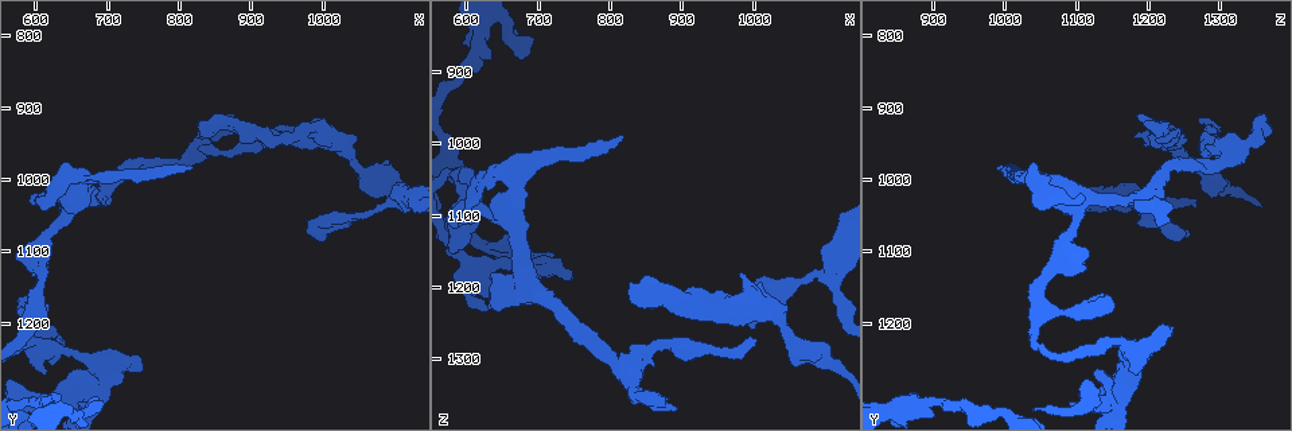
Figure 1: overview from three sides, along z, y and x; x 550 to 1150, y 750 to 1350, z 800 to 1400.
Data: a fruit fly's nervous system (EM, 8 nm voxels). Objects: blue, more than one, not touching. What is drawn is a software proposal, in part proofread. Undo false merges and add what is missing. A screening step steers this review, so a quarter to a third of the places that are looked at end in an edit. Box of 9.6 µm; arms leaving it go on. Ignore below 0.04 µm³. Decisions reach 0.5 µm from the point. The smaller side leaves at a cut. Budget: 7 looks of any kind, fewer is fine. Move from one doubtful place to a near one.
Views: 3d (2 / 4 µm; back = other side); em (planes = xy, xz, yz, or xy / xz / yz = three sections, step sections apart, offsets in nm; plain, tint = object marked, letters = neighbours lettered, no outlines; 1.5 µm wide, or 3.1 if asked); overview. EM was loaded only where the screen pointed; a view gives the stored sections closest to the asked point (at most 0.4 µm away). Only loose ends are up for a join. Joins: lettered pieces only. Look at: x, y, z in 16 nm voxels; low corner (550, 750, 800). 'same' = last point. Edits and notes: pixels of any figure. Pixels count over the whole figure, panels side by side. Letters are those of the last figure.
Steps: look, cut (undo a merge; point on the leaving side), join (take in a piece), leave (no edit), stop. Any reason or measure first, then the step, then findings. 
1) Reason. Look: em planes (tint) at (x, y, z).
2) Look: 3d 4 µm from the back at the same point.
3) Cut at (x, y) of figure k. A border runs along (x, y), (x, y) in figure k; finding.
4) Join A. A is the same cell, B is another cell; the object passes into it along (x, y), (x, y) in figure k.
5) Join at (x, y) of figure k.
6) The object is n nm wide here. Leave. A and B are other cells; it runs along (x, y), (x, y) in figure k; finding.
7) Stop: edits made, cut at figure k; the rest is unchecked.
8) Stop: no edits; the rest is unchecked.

Look: em planes (tint) at (610, 1270, 1185).

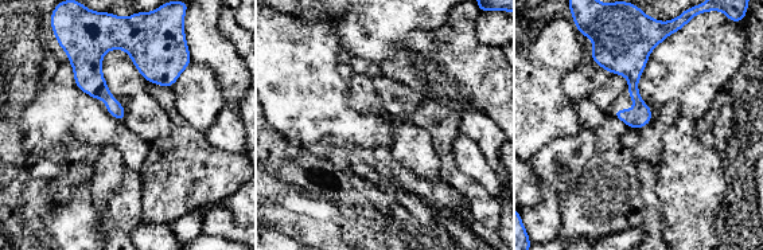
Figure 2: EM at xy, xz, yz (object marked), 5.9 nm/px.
Look: em planes (letters) at the same point.

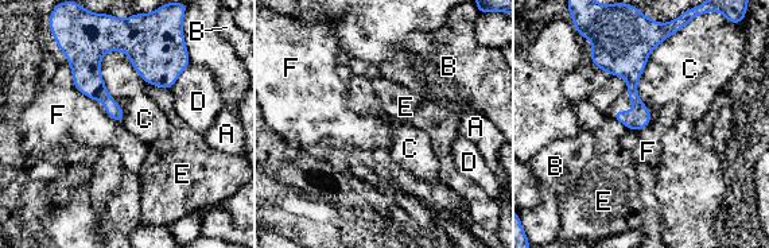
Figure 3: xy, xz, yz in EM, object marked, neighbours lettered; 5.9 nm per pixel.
Leave. A, B, C, D, E and F are other cells; no lettered piece goes on from it.

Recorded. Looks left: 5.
Free end. Look: 3d 2 µm at (665, 1310, 1085).

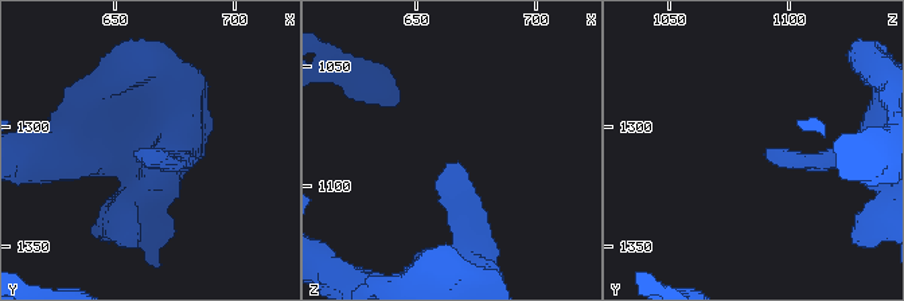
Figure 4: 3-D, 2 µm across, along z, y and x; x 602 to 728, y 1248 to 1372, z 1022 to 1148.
Need the tissue. Look: em planes (plain) at (666, 1311, 1090).

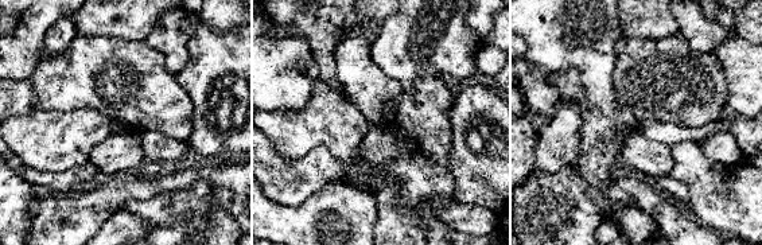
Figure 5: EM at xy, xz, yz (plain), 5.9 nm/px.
Look: em planes (letters) at the same point.

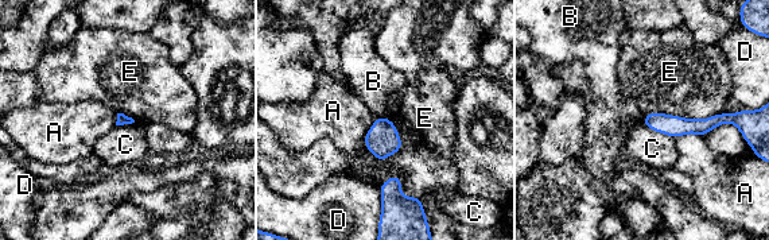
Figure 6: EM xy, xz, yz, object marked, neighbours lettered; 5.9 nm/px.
The longest contact is with E, 480 nm. Leave. A, B, C, D and E are other cells; a border runs along (376, 116), (388, 117) in figure 6; none of them fits.

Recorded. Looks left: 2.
Branch stops here. Look: em 3.1 µm xy step 8 (letters) at (895, 930, 1370).

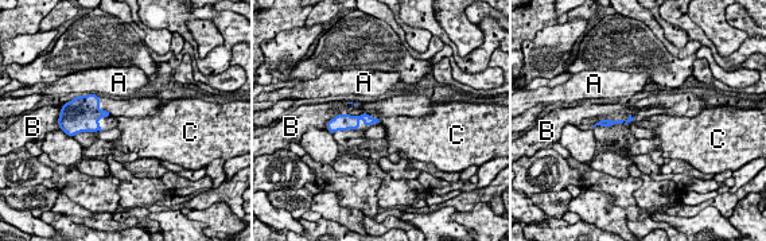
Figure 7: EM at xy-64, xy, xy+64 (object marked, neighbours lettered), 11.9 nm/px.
Leave. A, B and C are other cells; it runs along (630, 119), (615, 123), (599, 123) in figure 7; no lettered piece goes on from it.

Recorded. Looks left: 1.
Stop: no edits; the rest is unchecked.

